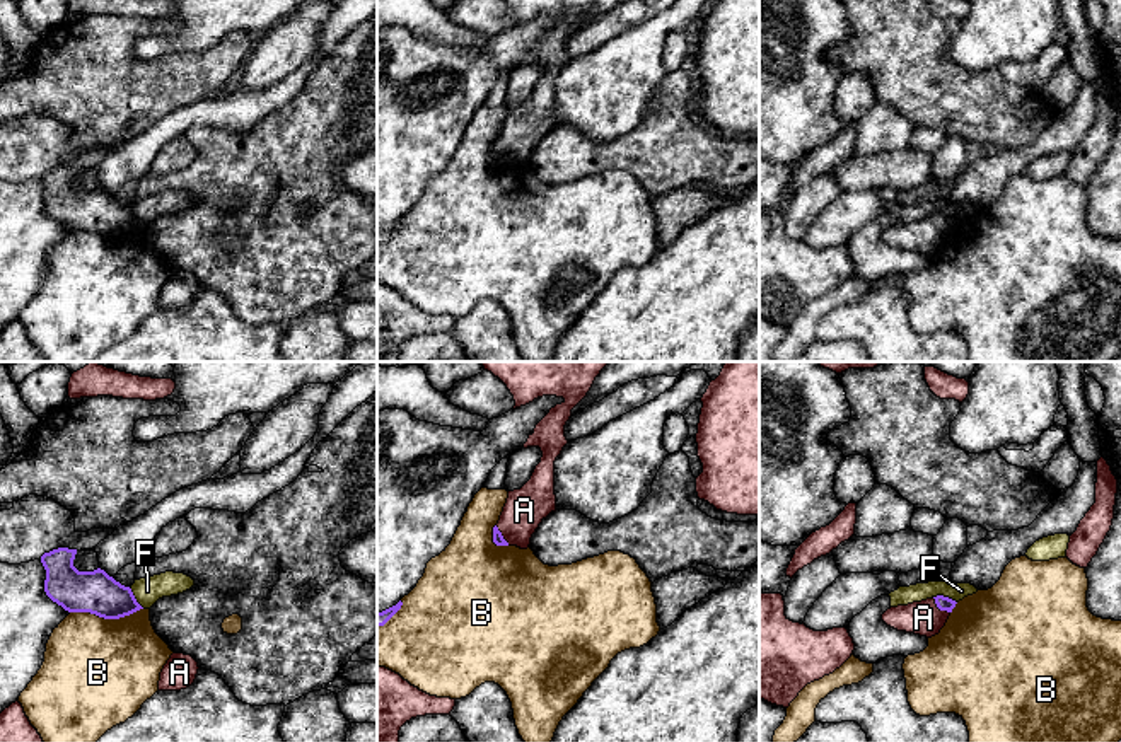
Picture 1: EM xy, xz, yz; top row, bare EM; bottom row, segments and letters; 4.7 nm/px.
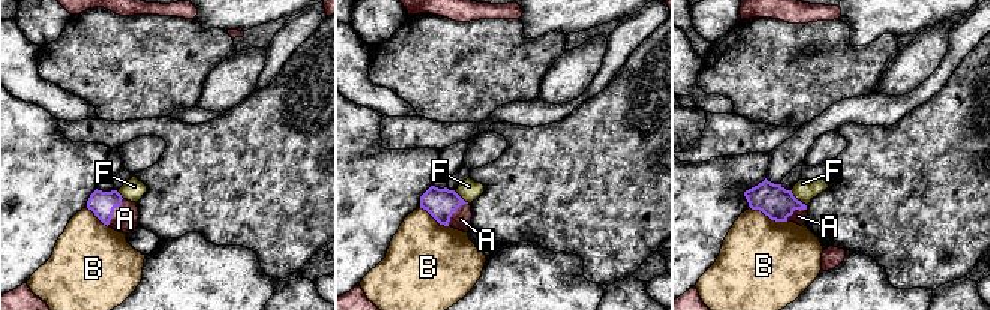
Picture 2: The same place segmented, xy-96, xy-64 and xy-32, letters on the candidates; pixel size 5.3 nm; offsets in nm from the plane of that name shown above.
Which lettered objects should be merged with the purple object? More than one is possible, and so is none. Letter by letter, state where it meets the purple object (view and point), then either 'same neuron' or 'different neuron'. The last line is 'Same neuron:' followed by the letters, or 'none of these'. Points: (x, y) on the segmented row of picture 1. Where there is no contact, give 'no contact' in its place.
A: yz (939, 608) | same neuron
B: xy (106, 618) | different neuron
F: yz (946, 597) | different neuron
Same neuron: A

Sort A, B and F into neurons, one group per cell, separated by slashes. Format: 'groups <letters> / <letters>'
groups A / B / F

